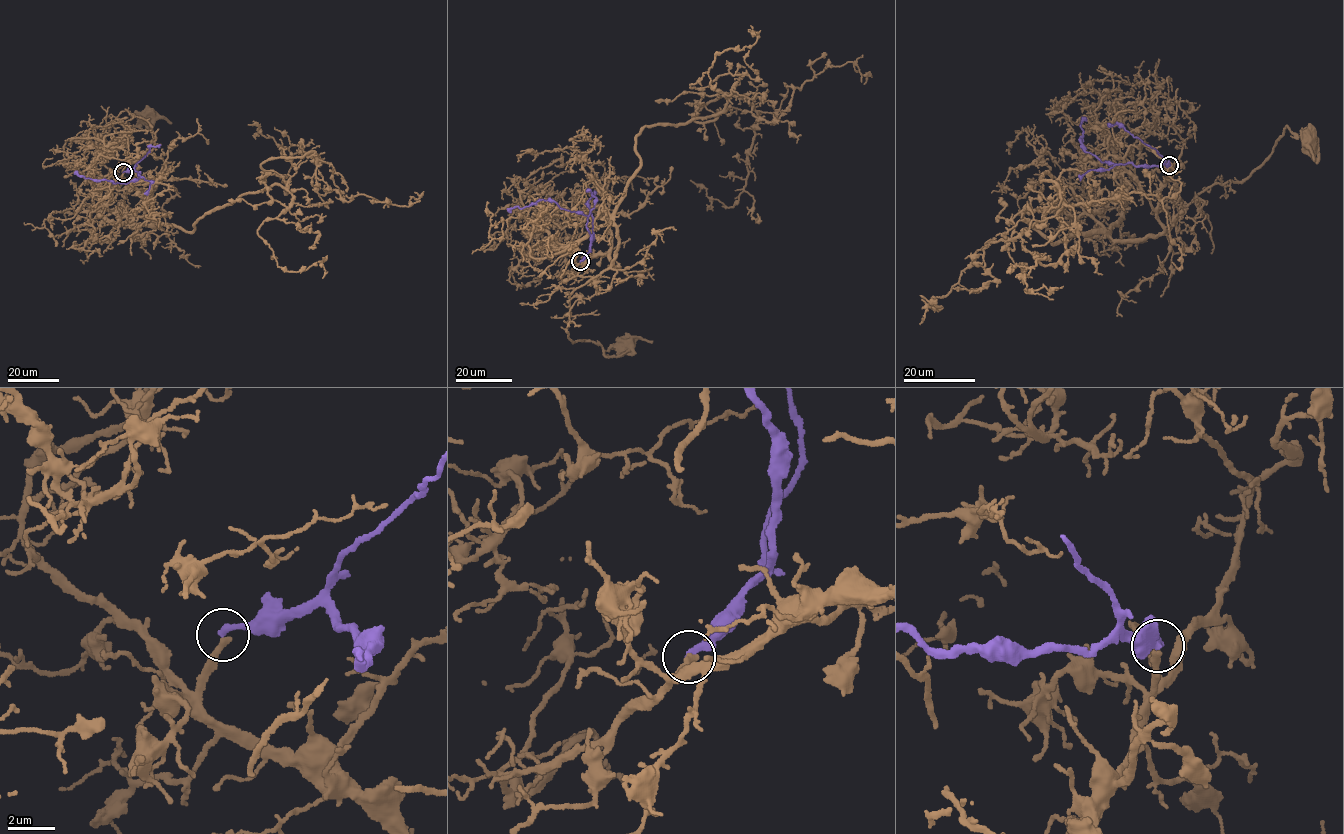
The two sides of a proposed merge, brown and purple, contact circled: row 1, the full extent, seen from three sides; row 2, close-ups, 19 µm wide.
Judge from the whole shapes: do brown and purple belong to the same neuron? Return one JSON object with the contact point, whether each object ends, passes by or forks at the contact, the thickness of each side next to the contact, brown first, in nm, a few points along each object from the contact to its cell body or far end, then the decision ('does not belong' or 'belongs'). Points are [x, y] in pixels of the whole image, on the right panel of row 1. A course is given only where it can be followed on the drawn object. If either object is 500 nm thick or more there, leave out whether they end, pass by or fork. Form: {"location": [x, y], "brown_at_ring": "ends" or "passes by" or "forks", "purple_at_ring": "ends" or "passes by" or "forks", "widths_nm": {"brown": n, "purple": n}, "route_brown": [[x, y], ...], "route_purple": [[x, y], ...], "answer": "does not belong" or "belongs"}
{"location": [1169, 165], "brown_at_ring": "ends", "purple_at_ring": "ends", "widths_nm": {"brown": 320, "purple": 300}, "route_brown": [[1170, 165], [1158, 206], [1164, 232], [1196, 195], [1261, 165], [1283, 129], [1314, 150], [1309, 136]], "route_purple": [[1170, 165], [1138, 166], [1101, 161], [1085, 151], [1080, 143], [1081, 117]], "answer": "does not belong"}

